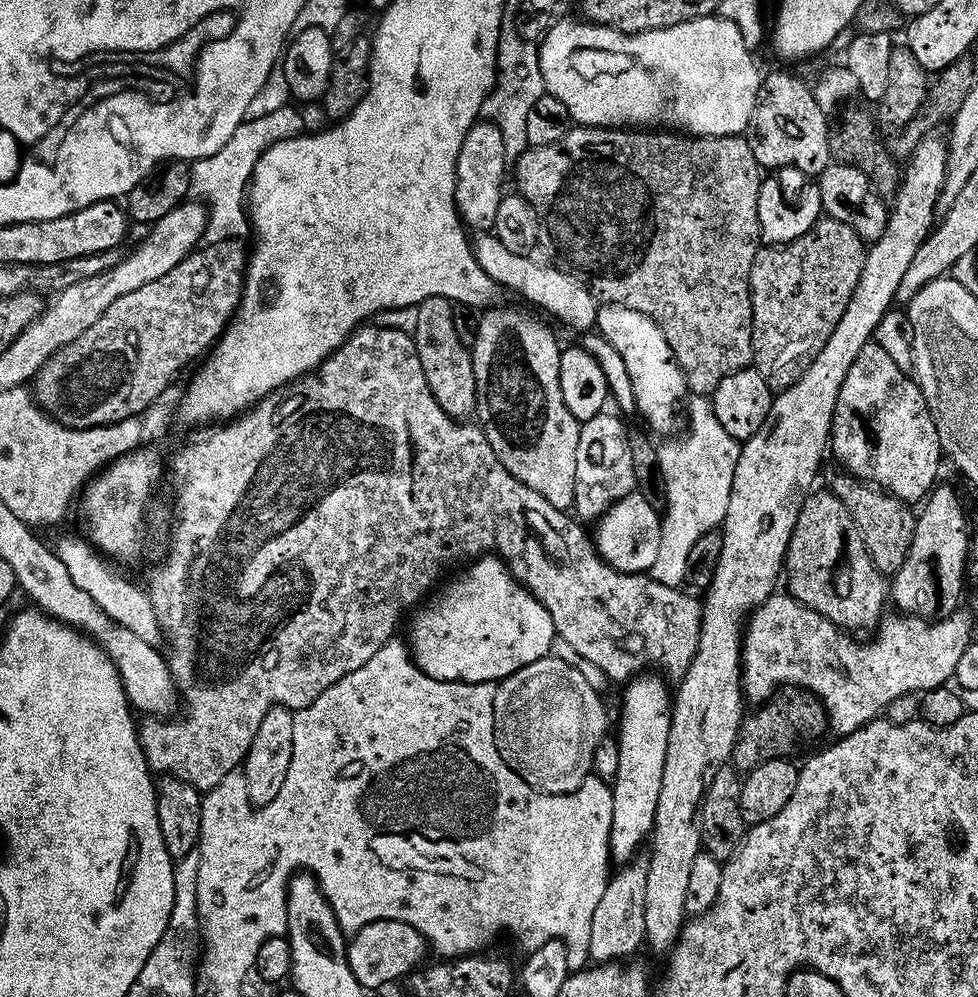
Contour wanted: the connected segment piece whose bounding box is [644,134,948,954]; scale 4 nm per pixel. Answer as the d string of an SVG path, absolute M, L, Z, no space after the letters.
M943 135L925 136L920 145L910 153L909 160L912 161L909 162L908 168L906 164L903 169L900 189L896 191L890 204L886 234L882 234L882 238L867 249L868 257L862 270L862 278L858 282L858 290L854 290L854 298L850 298L850 306L846 306L846 314L842 314L838 330L834 330L822 354L814 358L810 370L806 370L806 374L802 374L802 378L798 378L794 386L790 386L773 399L770 414L766 422L762 422L762 430L758 430L758 434L754 434L754 438L750 438L741 450L734 475L733 493L730 494L729 513L726 514L722 527L724 541L721 558L713 582L706 589L708 601L705 599L702 604L704 617L698 650L694 654L694 662L690 662L690 670L684 675L684 679L679 681L677 688L680 689L677 692L675 689L674 692L670 750L666 750L666 774L662 774L662 795L658 797L656 825L652 828L650 837L650 878L646 878L644 939L647 947L652 947L656 952L669 953L675 947L686 923L686 893L690 886L690 873L694 866L694 858L702 854L702 828L698 823L698 817L702 812L704 796L708 793L710 782L714 782L718 770L729 767L732 752L736 749L736 740L740 737L740 725L746 719L746 697L742 687L746 625L752 613L761 608L777 591L776 583L779 580L781 583L788 548L791 546L795 527L798 526L799 512L810 493L817 487L816 475L820 472L824 451L827 453L830 448L832 423L840 391L846 382L846 374L850 374L850 369L854 367L854 362L858 362L858 354L862 354L864 347L873 343L876 327L882 322L882 318L886 318L886 314L893 311L900 294L902 278L906 278L910 262L918 258L918 250L922 250L933 231L938 218L940 195L947 180L947 158L948 140Z

